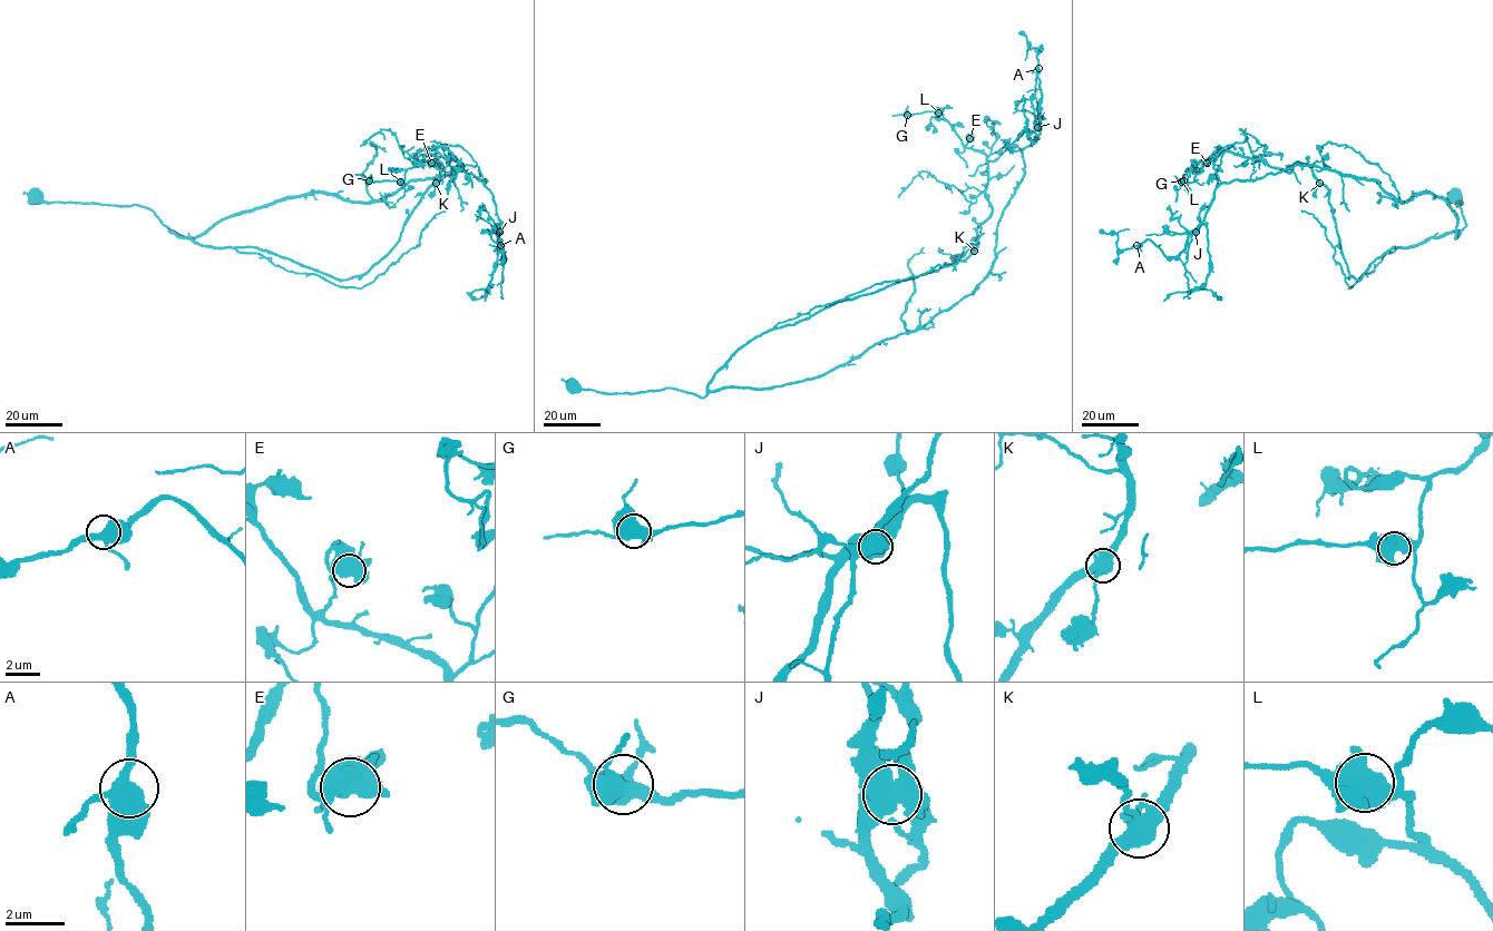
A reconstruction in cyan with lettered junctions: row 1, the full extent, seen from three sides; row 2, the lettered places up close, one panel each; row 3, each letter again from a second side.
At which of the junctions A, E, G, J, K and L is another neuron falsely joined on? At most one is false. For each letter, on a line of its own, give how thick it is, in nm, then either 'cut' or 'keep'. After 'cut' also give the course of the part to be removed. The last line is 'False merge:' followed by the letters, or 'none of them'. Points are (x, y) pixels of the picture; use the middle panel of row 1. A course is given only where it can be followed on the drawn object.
A: 550 nm | keep
E: 550 nm | keep
G: 550 nm | keep
J: 650 nm | cut | (1037, 127), (1035, 120), (1042, 91), (1036, 72), (1040, 50), (1028, 49), (1026, 37), (1020, 32)
K: 550 nm | keep
L: 600 nm | keep
False merge: J

